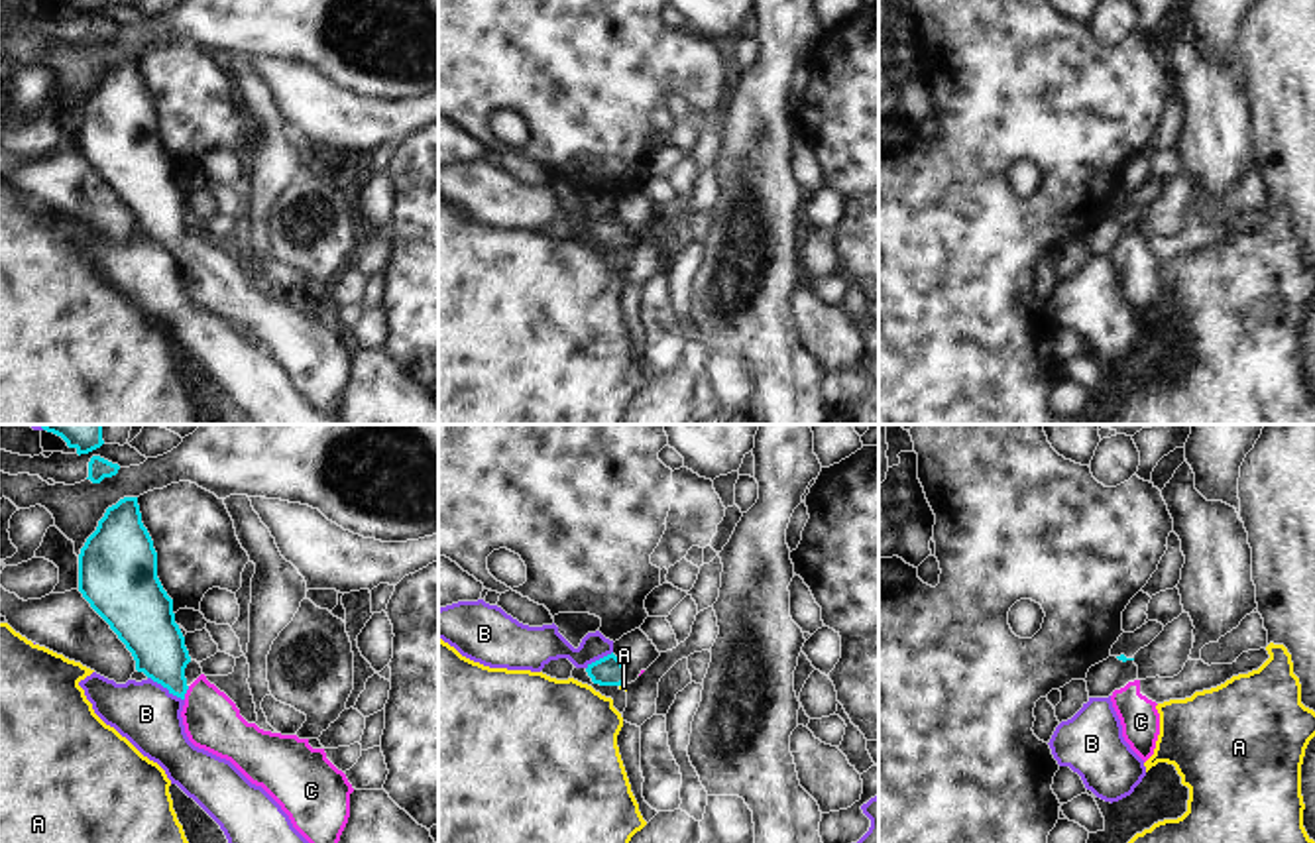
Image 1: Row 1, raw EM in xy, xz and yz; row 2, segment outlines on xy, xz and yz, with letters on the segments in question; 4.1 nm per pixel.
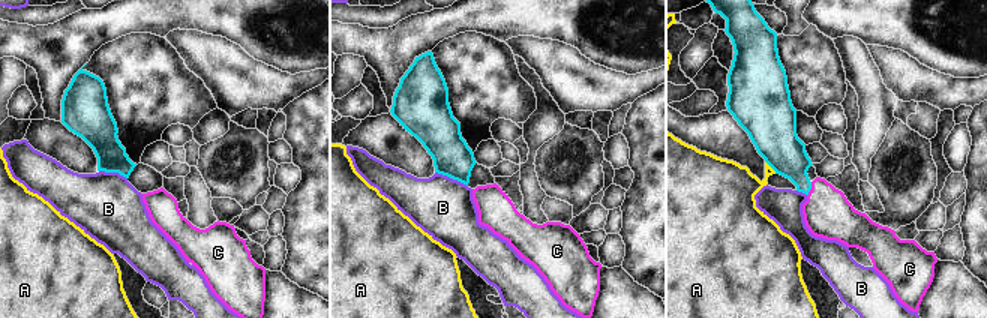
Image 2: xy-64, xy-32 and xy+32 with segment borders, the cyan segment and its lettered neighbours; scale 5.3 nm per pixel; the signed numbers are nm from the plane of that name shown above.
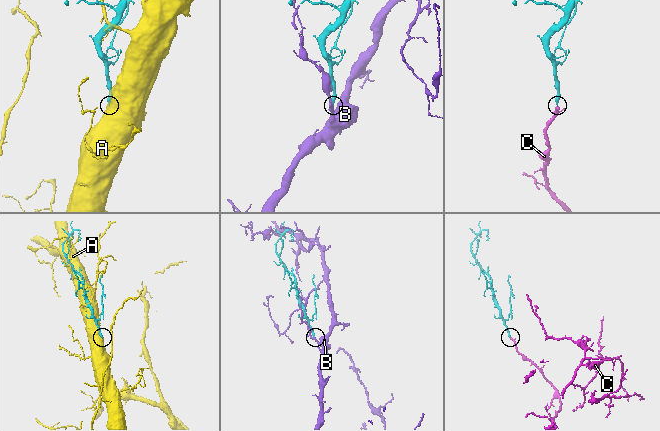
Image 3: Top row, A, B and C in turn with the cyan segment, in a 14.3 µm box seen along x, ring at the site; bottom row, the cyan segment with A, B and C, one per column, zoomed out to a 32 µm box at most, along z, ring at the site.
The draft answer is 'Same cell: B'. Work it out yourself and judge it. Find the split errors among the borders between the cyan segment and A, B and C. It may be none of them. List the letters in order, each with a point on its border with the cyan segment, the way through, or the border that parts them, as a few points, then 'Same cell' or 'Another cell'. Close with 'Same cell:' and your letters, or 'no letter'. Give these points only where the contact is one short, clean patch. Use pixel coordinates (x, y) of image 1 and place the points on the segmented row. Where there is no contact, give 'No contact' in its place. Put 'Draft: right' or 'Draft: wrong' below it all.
A: Touches cyan at xz (622, 682). Another cell
B: Touches cyan at xy (166, 686). Another cell
C: Touches cyan at xy (185, 692). Path across: xy (156, 641), (173, 680), (185, 692), (213, 722). Same cell
Same cell: C.
Draft: wrong

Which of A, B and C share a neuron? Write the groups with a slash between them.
A / B / C

